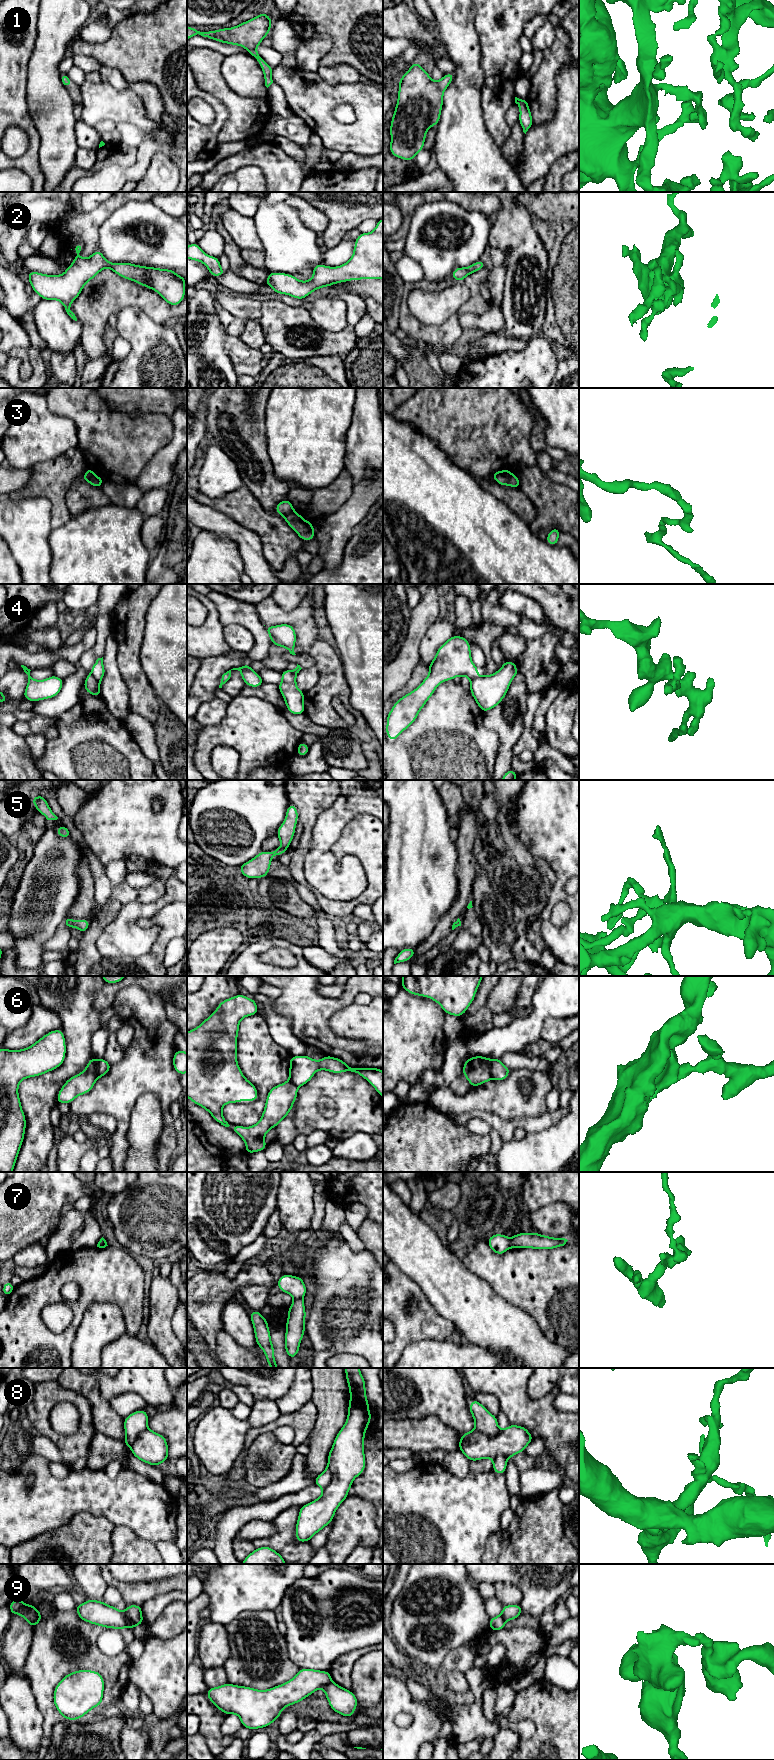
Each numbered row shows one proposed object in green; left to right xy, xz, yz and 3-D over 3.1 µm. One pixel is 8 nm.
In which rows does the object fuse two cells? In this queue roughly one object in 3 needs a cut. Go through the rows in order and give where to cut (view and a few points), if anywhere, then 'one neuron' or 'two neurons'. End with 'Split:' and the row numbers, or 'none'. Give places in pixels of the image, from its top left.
1: no cut | one neuron
2: no cut | one neuron
3: no cut | one neuron
4: xy (90, 674), (99, 682) | two neurons
5: no cut | one neuron
6: xy (98, 1060), (96, 1078) | two neurons
7: xz (294, 1298), (302, 1299) | two neurons
8: yz (475, 1428), (490, 1437), (493, 1437), (500, 1430) | two neurons
9: xy (124, 1613), (136, 1624) | two neurons
Split: 4, 6, 7, 8, 9

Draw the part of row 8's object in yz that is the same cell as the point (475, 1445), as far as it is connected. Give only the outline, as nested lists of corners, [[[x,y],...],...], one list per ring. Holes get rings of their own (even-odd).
[[[509,1424],[505,1430],[500,1430],[492,1438],[476,1429],[465,1432],[458,1445],[459,1450],[471,1462],[494,1458],[497,1455],[512,1458],[515,1454],[523,1452],[534,1439],[525,1427]]]

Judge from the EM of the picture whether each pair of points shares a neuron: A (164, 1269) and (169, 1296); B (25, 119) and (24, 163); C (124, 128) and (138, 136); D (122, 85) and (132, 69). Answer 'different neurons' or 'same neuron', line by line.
A: different neurons
B: same neuron
C: same neuron
D: different neurons

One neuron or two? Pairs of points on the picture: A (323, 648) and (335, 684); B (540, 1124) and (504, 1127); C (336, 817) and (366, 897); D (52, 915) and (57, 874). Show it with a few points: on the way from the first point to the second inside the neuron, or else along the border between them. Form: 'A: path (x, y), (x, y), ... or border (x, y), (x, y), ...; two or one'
A: path (325, 657), (329, 665), (336, 672), (335, 675); one
B: path (531, 1124), (513, 1124); one
C: border (358, 815), (346, 825), (340, 836); two
D: path (52, 905), (52, 884); one

